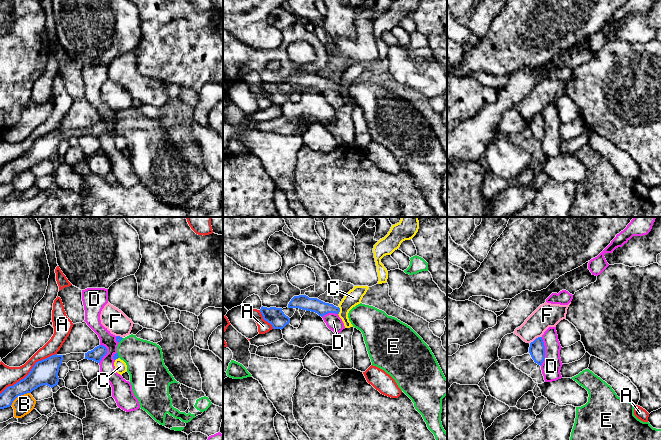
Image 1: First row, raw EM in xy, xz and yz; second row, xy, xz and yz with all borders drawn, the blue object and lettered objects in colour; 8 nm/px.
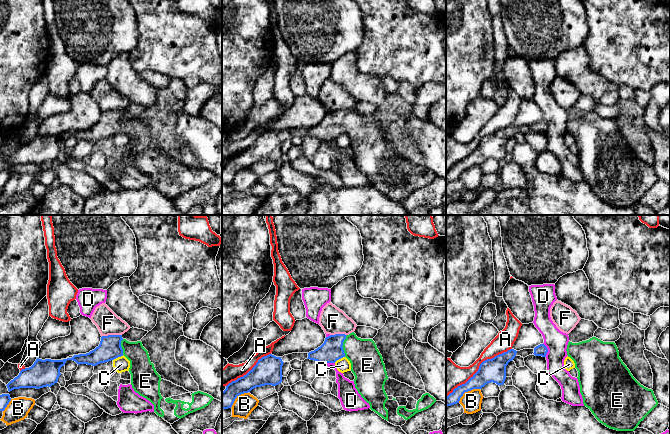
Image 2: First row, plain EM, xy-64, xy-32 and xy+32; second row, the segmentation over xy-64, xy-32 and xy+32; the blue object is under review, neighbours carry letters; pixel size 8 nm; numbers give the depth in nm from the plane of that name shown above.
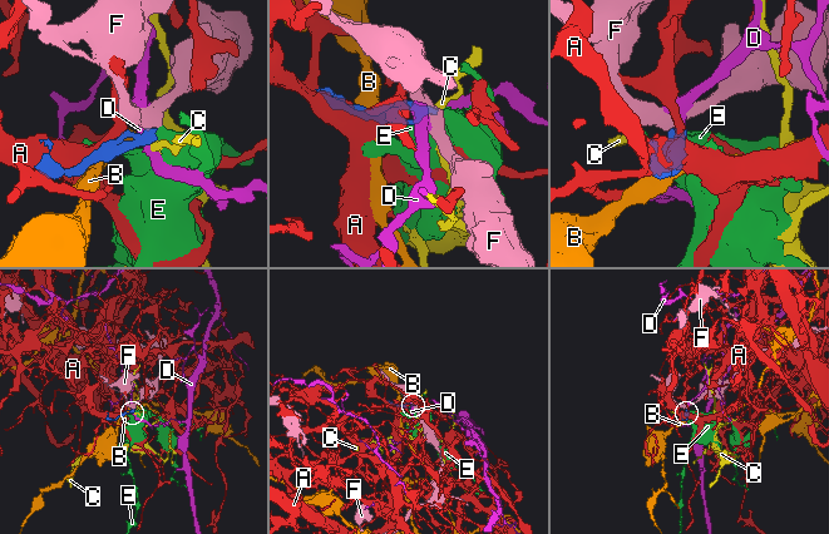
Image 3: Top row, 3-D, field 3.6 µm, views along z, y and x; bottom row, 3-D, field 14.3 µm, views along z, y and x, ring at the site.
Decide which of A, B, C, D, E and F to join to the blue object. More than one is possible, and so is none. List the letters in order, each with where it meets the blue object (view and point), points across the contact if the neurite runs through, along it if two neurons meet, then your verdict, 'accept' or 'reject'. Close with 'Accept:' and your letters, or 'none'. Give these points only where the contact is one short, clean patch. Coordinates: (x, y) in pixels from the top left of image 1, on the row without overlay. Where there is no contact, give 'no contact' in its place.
A: xy (29, 148) | reject
B: xy (19, 171) | along xy (30, 168), (19, 171), (10, 181) | reject
C: xz (339, 87) | along xz (339, 83), (338, 90) | reject
D: yz (544, 127) | along yz (542, 113), (544, 136), (540, 141) | reject
E: xy (117, 131) | across xy (115, 132), (117, 131), (139, 131), (144, 135) | accept
F: yz (535, 115) | along yz (541, 112), (538, 112), (530, 119) | reject
Accept: E

